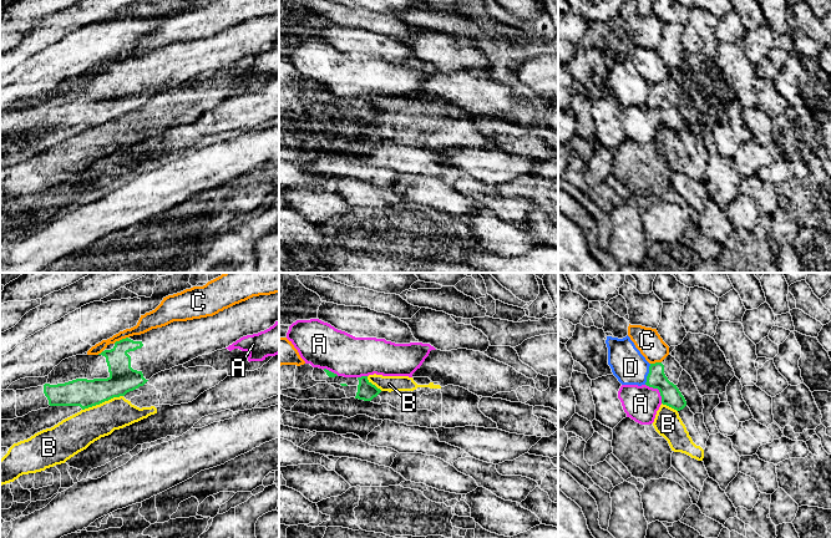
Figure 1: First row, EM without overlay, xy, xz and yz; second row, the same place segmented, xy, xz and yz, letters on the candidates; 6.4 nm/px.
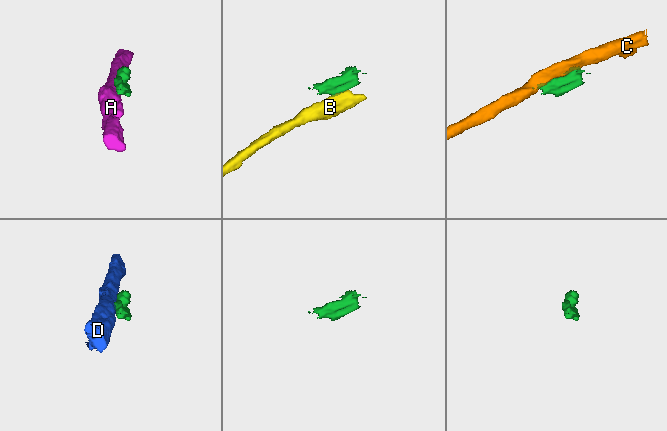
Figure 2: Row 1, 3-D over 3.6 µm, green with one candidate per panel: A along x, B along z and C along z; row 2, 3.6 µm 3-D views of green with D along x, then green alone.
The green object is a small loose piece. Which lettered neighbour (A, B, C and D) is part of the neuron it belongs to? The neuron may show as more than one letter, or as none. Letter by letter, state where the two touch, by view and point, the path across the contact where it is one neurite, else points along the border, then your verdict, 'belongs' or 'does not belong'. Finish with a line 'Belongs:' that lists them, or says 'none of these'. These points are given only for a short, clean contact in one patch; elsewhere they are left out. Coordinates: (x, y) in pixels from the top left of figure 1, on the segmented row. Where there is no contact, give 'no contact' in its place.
A: meets green in yz at (658, 389); does not belong
B: meets green in xy at (102, 401); border along xy (122, 395), (113, 396), (82, 410); does not belong
C: meets green in xy at (120, 340); does not belong
D: meets green in yz at (648, 374); does not belong
Belongs: none of these

